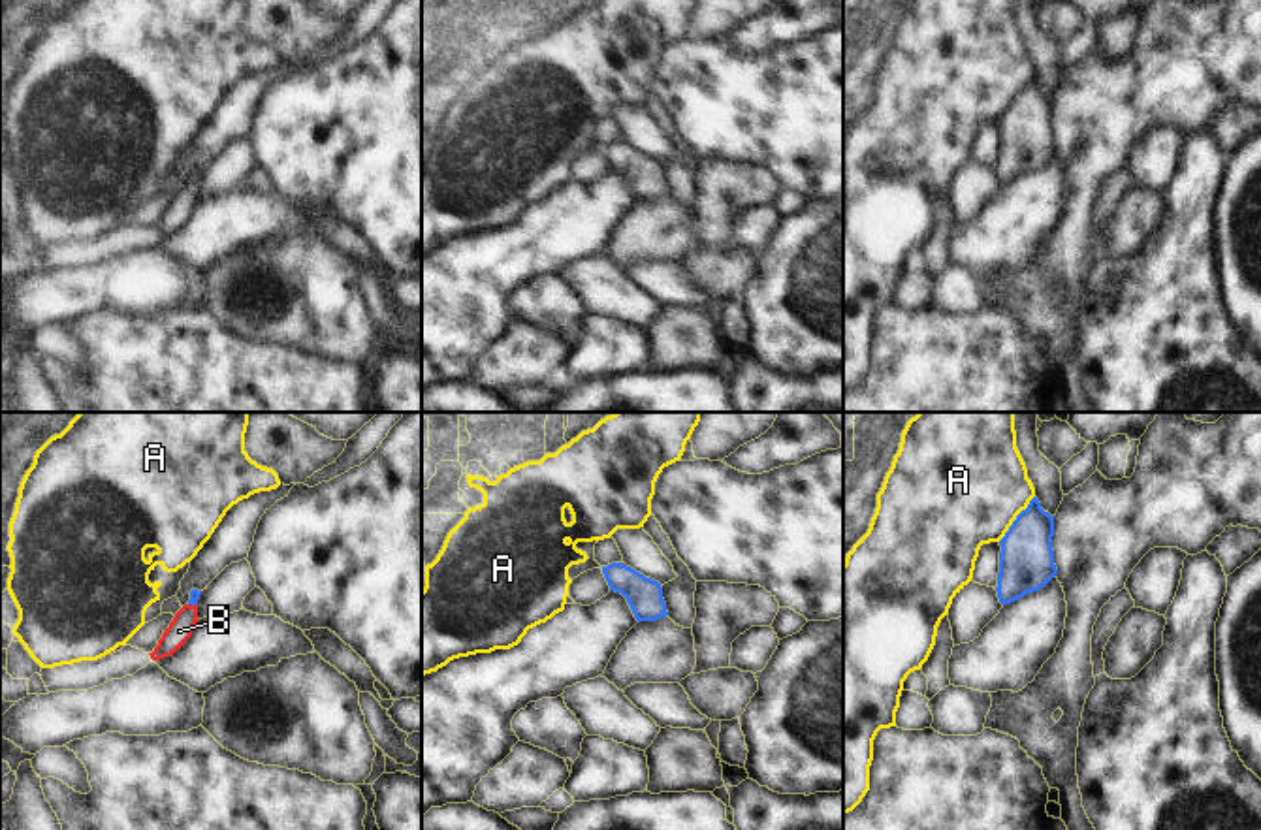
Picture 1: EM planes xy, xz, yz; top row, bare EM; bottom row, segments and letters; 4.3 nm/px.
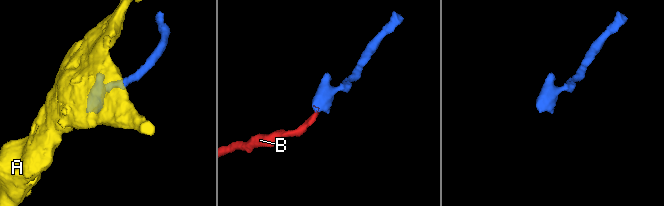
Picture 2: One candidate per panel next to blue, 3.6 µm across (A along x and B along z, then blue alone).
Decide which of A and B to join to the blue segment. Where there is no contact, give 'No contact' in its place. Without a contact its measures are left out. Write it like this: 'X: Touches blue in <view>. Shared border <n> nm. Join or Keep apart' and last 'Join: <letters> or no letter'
A: Touches blue in yz. Shared border 260 nm. Keep apart
B: Touches blue in xy. Shared border 40 nm. Join
Join: B.

